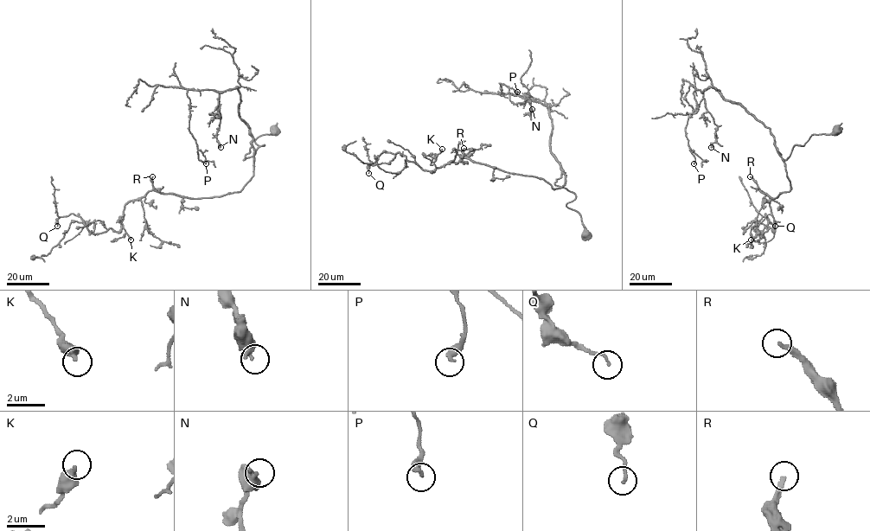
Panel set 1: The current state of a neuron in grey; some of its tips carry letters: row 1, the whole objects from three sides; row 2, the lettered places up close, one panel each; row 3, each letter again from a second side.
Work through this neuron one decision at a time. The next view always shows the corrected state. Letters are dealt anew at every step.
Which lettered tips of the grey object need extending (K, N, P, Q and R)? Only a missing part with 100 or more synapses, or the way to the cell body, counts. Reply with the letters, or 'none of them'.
R

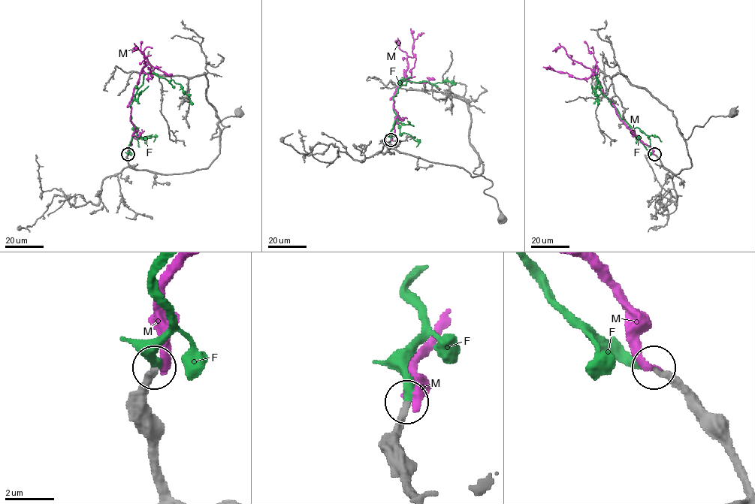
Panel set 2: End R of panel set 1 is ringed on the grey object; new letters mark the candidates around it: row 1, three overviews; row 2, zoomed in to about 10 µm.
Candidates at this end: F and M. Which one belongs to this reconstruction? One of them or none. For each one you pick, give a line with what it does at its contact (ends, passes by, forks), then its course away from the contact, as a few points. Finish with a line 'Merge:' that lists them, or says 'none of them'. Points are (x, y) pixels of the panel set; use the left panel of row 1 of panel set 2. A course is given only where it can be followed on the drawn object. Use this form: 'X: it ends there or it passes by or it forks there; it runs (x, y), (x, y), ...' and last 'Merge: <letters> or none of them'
F: it ends there; it runs (128, 155), (128, 146), (135, 131), (131, 121), (130, 105), (146, 73), (155, 73), (179, 83), (192, 105)
Merge: F

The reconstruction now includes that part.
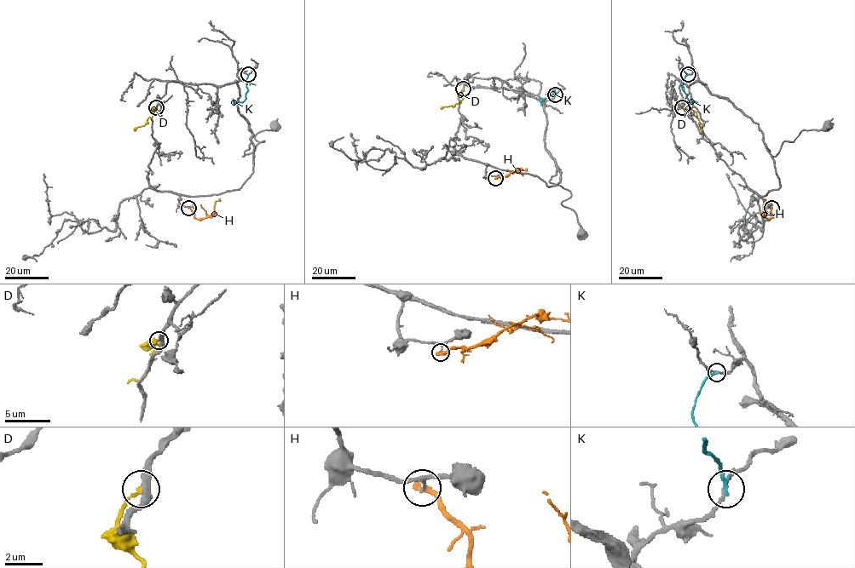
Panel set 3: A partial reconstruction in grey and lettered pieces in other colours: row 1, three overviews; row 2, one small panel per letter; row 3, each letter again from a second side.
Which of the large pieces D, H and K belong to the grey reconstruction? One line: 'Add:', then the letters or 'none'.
Add: none

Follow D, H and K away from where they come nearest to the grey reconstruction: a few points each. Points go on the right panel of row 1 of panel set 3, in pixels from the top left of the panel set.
D: (683, 108), (690, 108), (696, 113), (701, 131)
H: (771, 208), (770, 219), (763, 217), (762, 198)
K: (688, 74), (683, 83), (684, 91), (689, 101), (698, 105)

